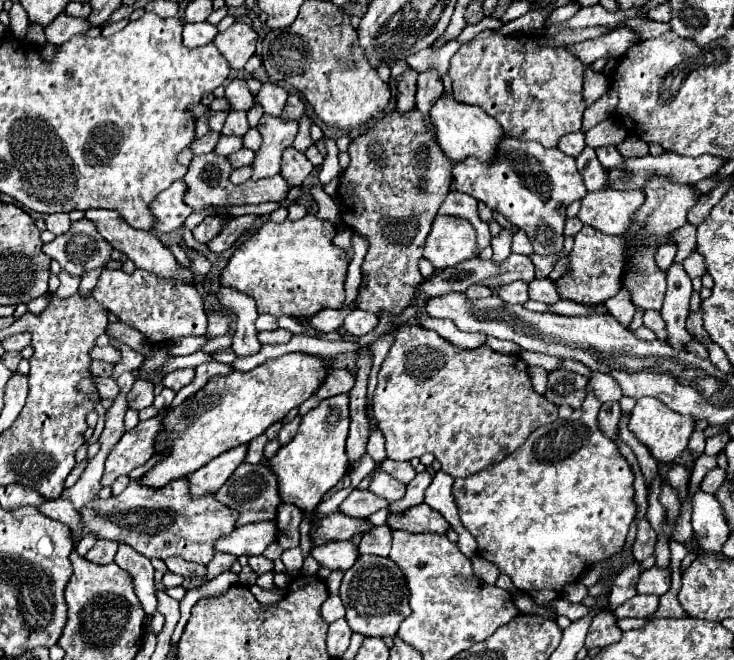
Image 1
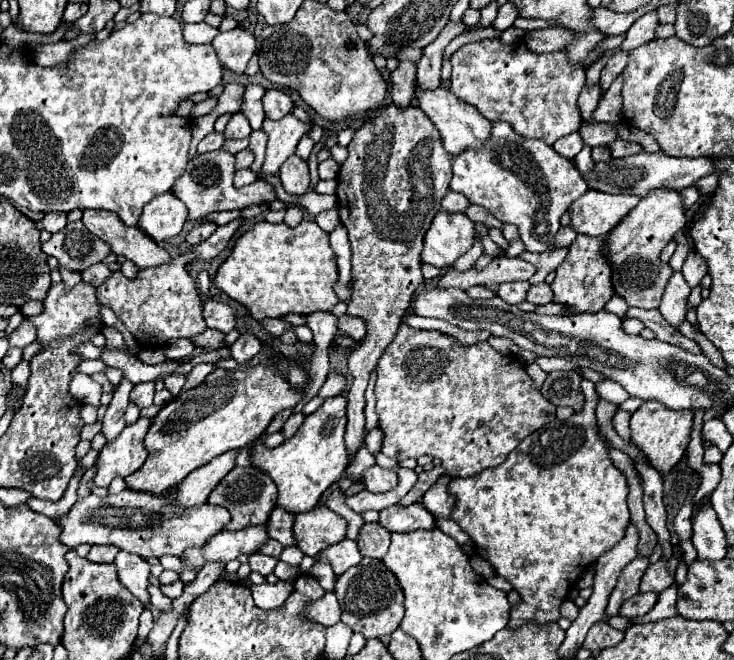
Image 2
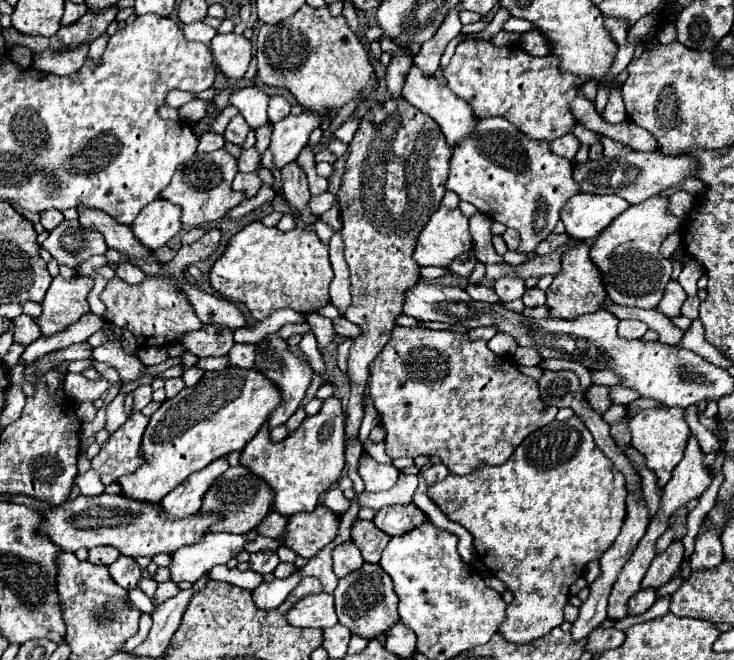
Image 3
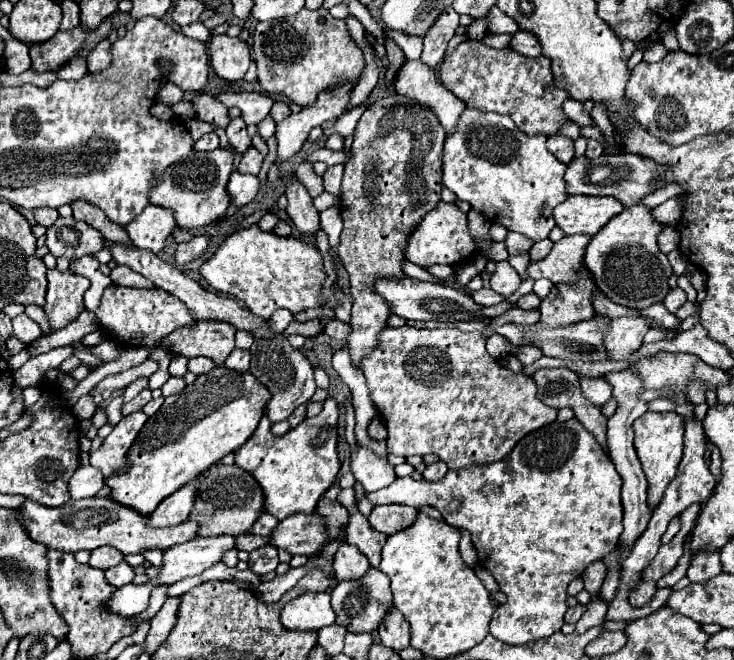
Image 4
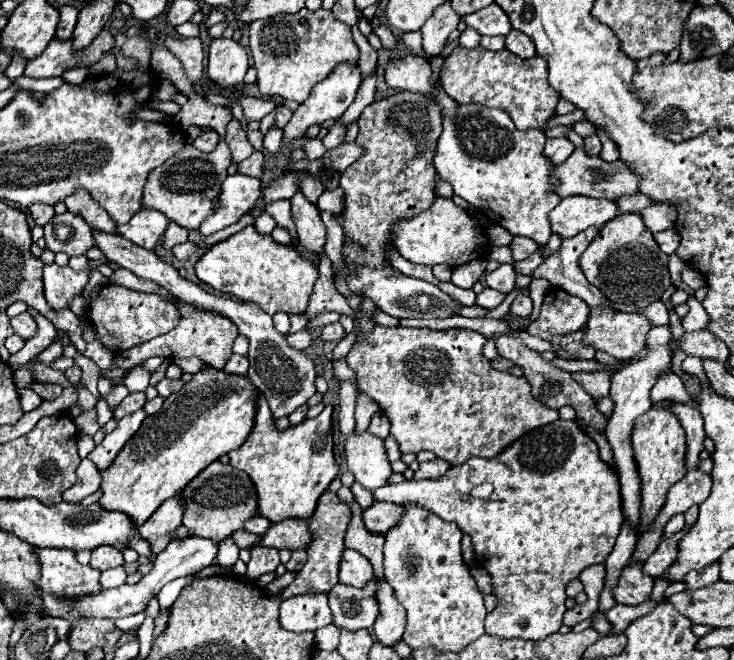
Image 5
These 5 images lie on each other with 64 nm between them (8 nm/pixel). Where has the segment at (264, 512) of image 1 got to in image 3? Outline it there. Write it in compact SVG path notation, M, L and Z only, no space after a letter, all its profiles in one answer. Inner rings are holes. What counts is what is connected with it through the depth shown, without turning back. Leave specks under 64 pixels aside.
M234 466L234 468L228 468L220 478L216 478L212 488L208 488L200 506L200 514L216 512L220 516L220 520L212 528L208 528L208 532L246 534L252 528L256 528L262 522L262 518L270 512L272 500L274 500L274 494L272 490L268 490L268 484L262 478L258 478L244 466Z

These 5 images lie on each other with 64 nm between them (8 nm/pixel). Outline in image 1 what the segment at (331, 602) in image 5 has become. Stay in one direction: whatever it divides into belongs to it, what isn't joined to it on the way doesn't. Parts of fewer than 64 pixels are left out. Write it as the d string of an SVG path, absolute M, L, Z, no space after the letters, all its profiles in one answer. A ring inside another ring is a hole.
M360 556L356 564L344 572L340 598L346 608L344 618L348 626L352 628L352 632L360 632L364 636L396 636L400 622L410 614L404 574L390 558Z

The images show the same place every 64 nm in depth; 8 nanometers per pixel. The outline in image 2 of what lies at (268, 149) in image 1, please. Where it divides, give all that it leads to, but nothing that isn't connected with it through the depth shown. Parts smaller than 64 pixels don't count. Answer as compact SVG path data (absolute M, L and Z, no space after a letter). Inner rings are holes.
M284 116L282 120L264 120L264 132L268 134L266 160L262 166L264 174L278 174L280 166L288 156L296 154L296 146L304 134L310 132L312 124L298 120L296 116Z

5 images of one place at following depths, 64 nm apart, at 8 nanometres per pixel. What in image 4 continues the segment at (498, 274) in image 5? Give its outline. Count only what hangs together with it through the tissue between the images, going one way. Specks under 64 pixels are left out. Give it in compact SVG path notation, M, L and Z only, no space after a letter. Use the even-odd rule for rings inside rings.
M498 262L496 272L490 276L490 286L504 298L508 298L518 286L520 286L520 276L518 272L508 264L508 262Z

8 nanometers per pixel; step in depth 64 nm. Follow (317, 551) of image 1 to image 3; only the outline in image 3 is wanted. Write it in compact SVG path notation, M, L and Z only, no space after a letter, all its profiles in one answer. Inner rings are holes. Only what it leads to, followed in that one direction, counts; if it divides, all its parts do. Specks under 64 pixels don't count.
M352 542L340 544L340 546L334 550L332 558L334 558L334 574L336 574L338 578L344 578L344 576L356 572L356 570L362 568L362 564L364 564L364 558L360 556L360 550L358 550Z

